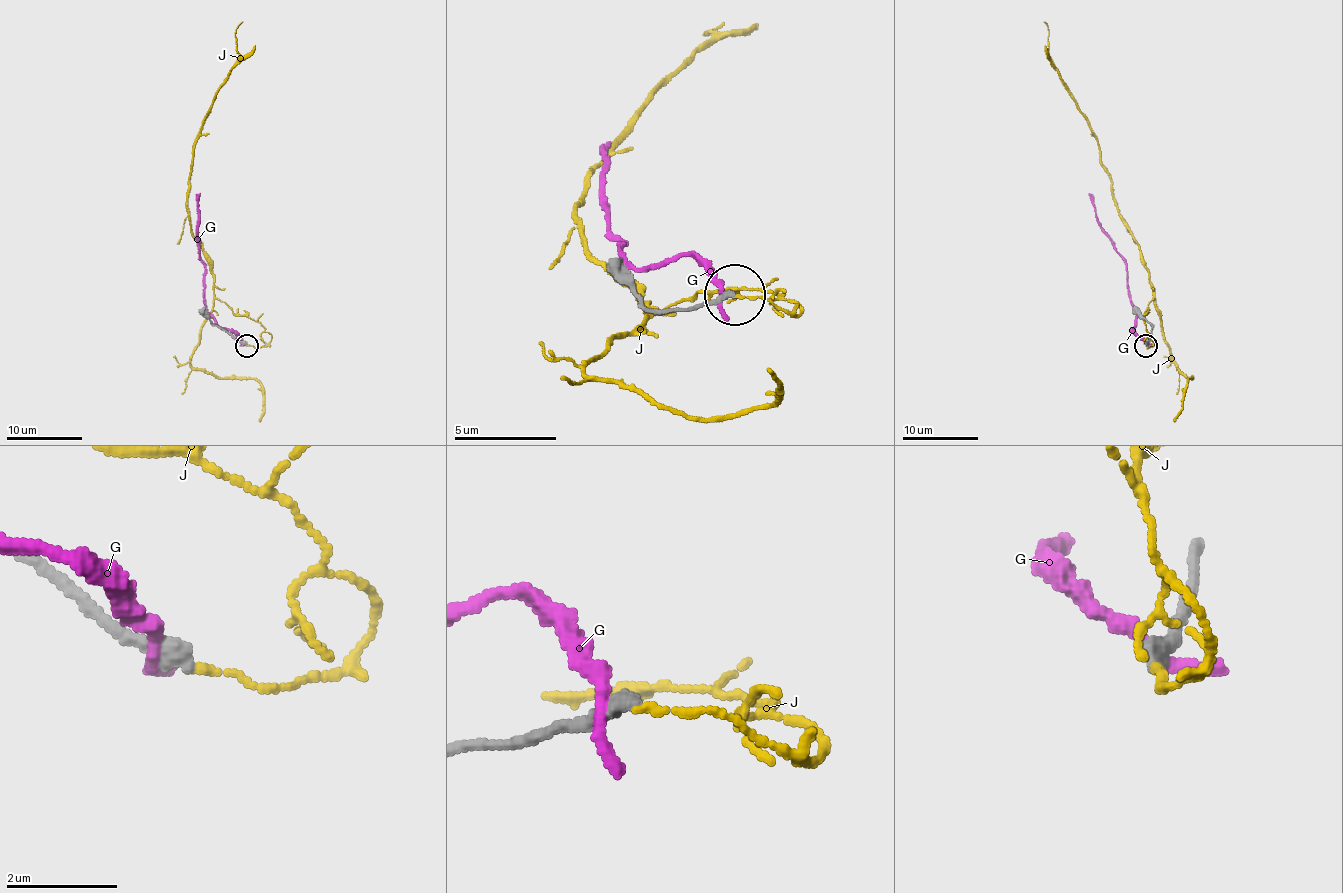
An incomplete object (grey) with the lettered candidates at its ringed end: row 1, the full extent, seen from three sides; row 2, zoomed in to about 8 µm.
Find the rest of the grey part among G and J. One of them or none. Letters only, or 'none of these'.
none of these

